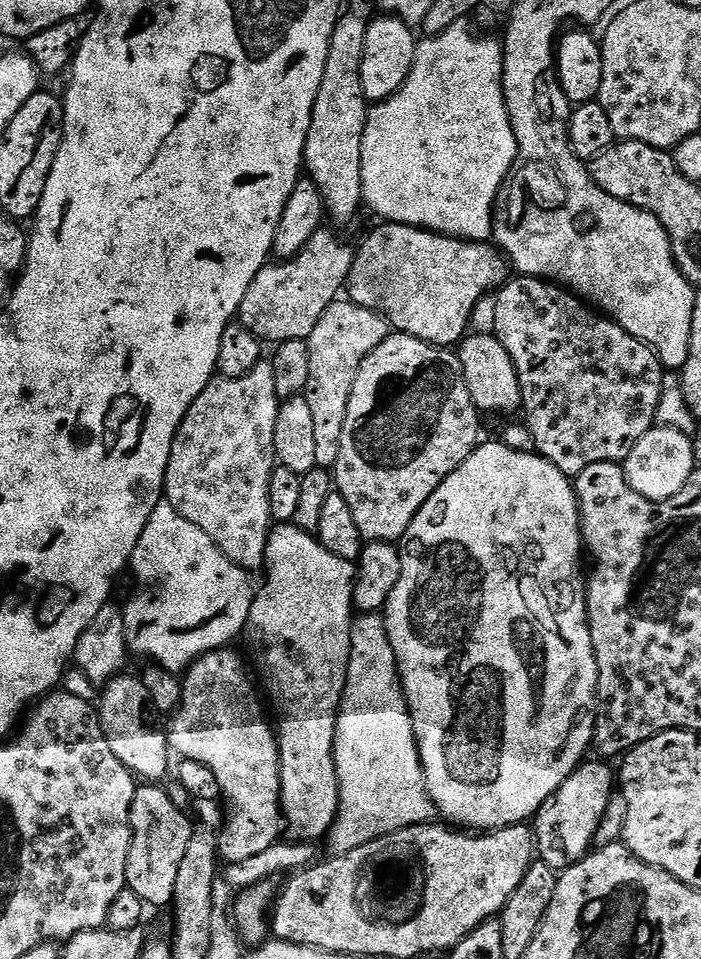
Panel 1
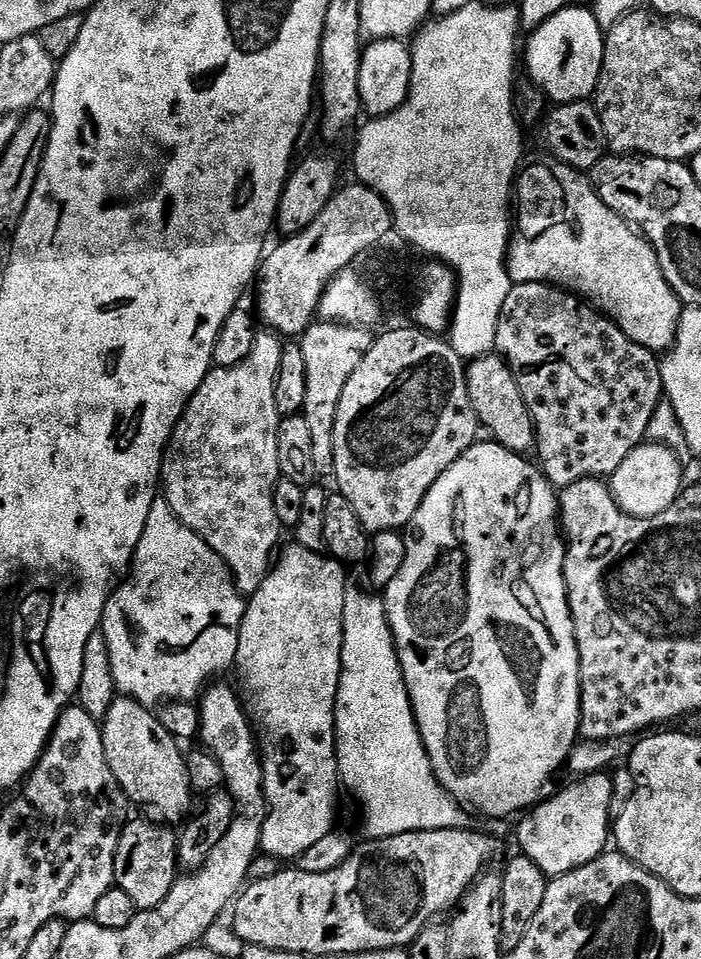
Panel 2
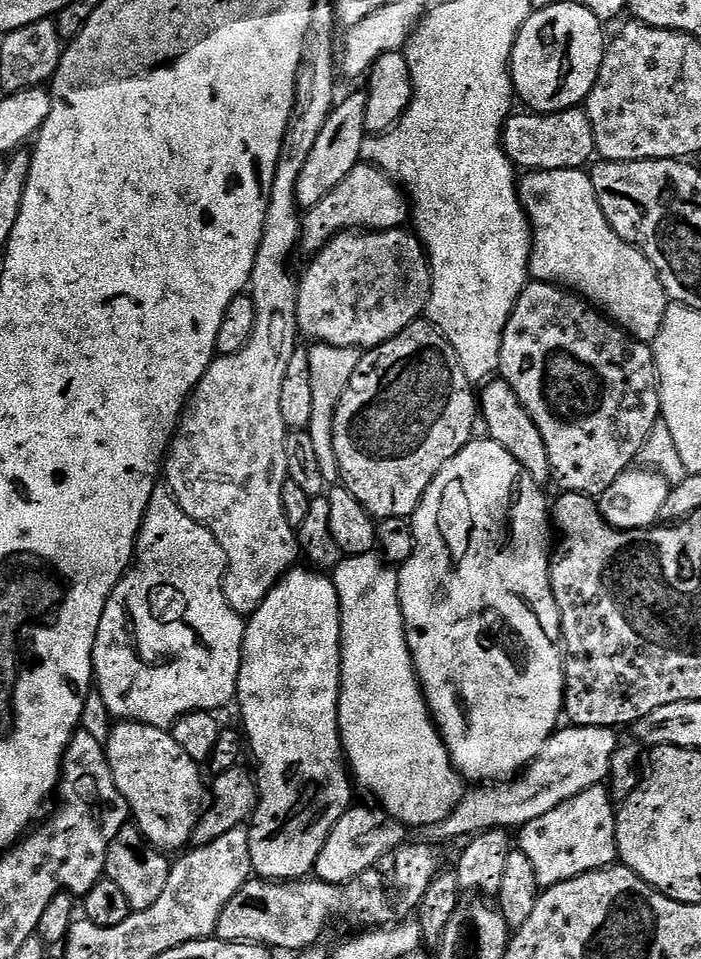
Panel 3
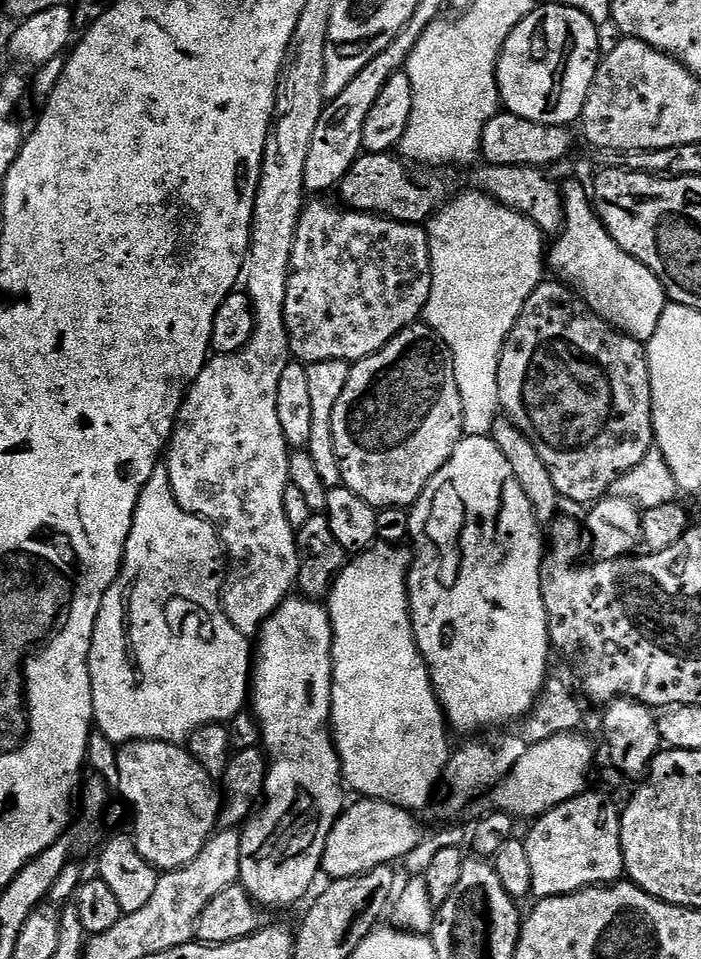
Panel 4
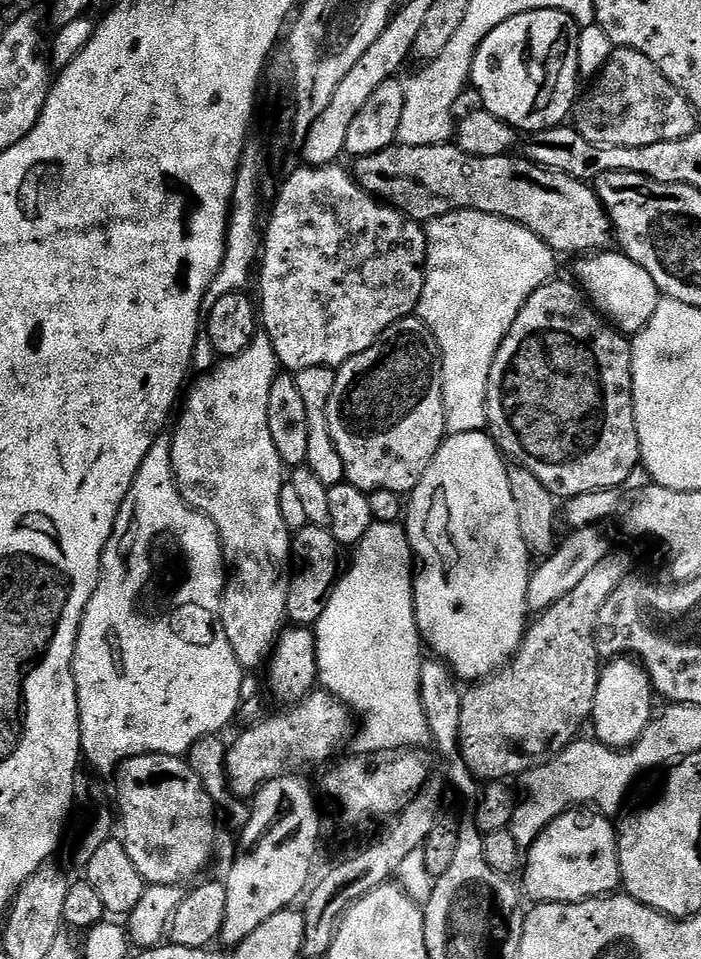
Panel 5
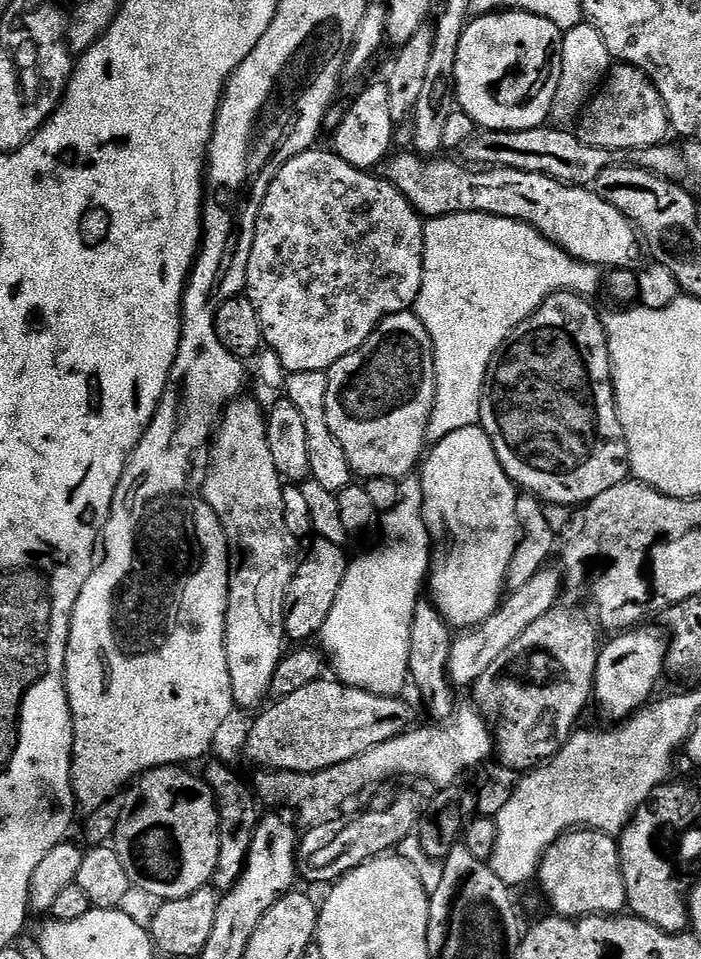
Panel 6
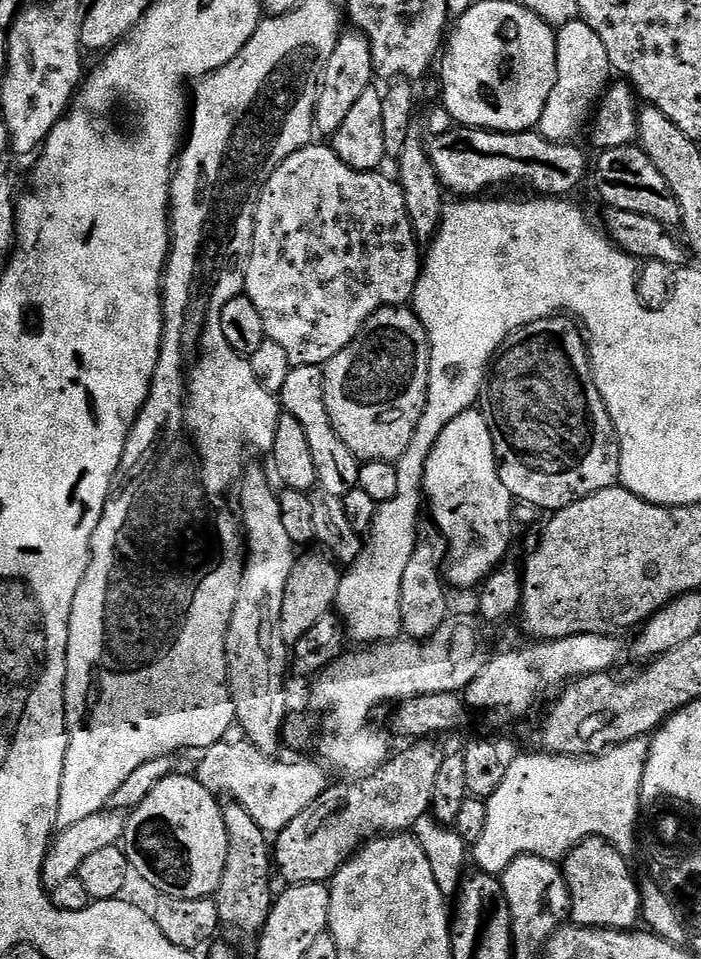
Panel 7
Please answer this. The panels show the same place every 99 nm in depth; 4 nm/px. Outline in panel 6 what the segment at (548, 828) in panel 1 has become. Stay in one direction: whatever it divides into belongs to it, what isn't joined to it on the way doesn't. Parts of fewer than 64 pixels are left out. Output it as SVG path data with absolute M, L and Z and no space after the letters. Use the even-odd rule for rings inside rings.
M595 830L566 832L552 844L552 849L540 861L538 884L544 887L555 915L579 918L582 916L615 916L628 905L628 891L624 885L624 870L620 865L620 845L615 835Z

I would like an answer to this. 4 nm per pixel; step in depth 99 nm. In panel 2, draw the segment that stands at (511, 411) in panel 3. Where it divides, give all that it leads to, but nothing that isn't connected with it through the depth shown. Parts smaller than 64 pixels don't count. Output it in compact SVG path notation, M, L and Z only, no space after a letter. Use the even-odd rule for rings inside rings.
M480 356L471 361L466 368L466 386L479 427L483 431L485 428L495 443L521 454L528 454L528 451L531 453L535 449L536 427L532 415L526 406L526 398L522 398L522 390L518 390L518 382L503 356Z

